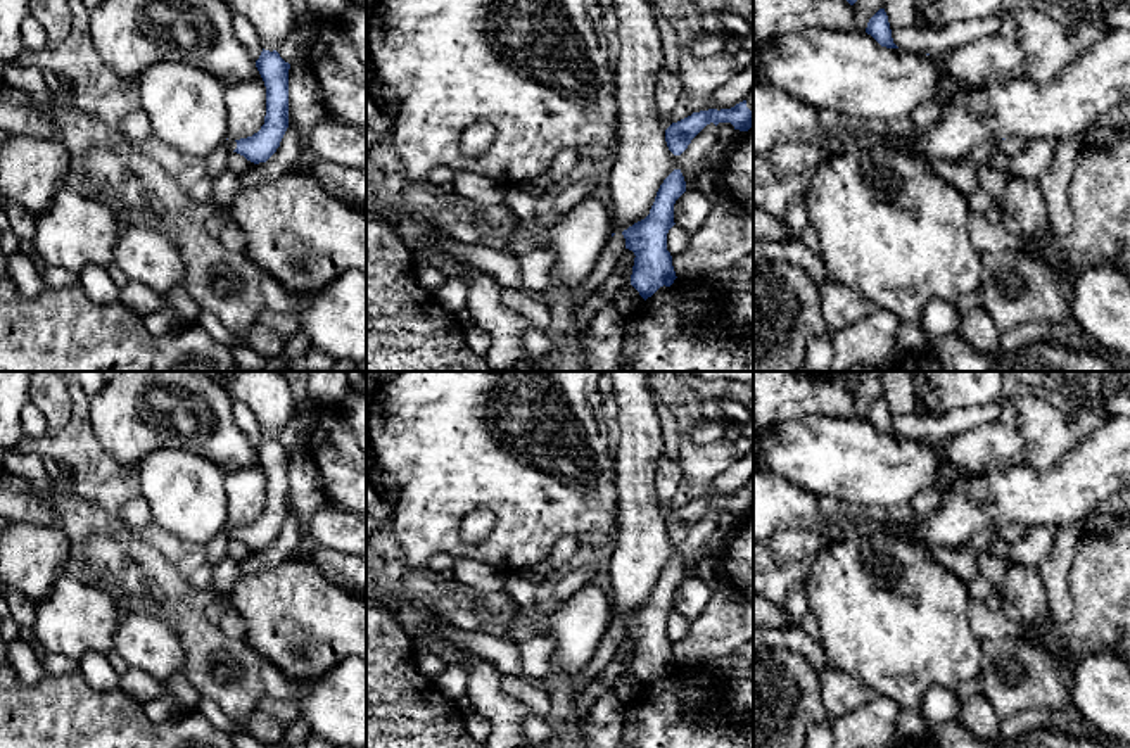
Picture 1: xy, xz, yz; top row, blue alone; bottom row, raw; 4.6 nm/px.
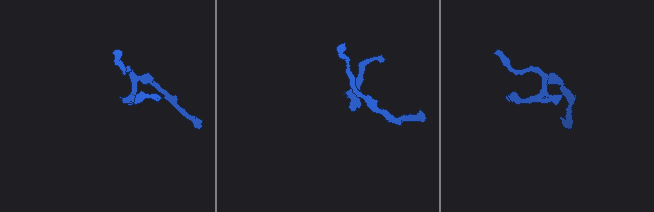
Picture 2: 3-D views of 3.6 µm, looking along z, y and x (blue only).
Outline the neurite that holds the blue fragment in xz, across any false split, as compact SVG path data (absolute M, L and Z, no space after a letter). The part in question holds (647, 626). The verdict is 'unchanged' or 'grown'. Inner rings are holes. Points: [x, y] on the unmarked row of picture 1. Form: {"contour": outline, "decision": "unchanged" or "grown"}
{"contour": "M674 556L660 572L650 601L620 618L613 615L613 624L603 637L601 648L594 653L579 689L584 691L612 662L620 641L629 636L634 639L631 672L646 688L660 674L674 670L676 658L672 643L667 637L667 620L674 610L674 591L686 579L686 568L681 556Z", "decision": "grown"}

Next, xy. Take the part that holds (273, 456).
{"contour": "M276 437L261 439L256 454L266 473L266 503L264 511L257 520L240 527L226 527L223 534L228 539L237 539L247 548L259 551L266 549L280 534L280 529L289 515L289 456Z", "decision": "grown"}

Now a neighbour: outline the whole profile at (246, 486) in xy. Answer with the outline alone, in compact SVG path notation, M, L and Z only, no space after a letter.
M257 458L252 466L233 466L225 475L228 496L226 523L240 527L252 523L264 511L266 473Z

